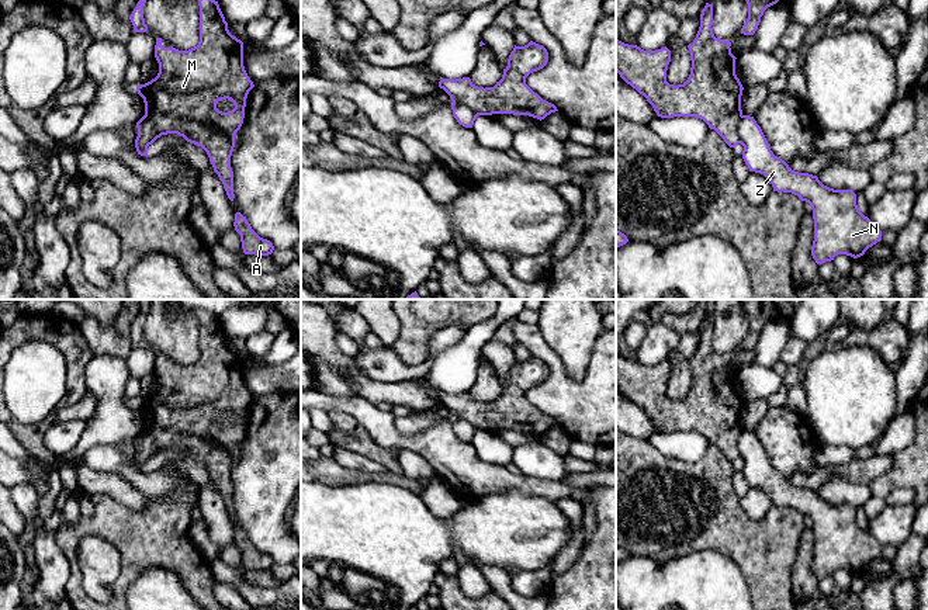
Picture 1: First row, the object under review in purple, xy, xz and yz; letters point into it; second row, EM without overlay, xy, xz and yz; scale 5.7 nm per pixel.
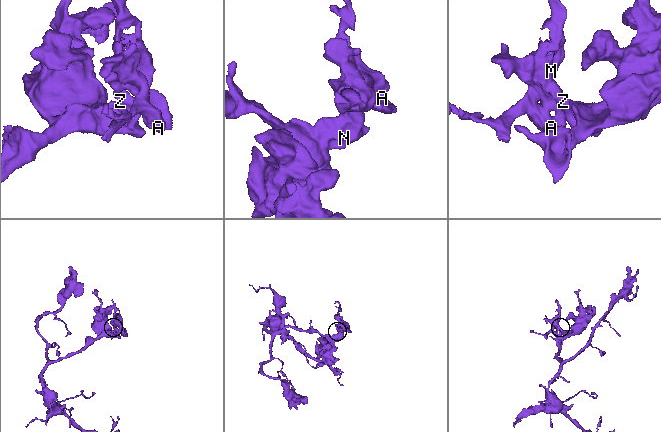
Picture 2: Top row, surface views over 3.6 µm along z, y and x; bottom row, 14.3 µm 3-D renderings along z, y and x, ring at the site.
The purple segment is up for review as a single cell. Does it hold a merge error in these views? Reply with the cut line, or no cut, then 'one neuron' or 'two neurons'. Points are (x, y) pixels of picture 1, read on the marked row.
cut xy (144, 115), (151, 121), (155, 132), (152, 142); two neurons

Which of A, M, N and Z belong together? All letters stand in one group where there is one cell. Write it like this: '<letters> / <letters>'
A M / N Z

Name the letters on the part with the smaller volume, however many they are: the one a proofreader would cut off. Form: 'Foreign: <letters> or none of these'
Foreign: A, M

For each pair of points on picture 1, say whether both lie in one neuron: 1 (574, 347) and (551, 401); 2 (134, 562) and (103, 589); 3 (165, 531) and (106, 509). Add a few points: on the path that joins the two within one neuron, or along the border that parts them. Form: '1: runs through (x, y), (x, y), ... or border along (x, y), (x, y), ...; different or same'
1: border along (546, 340), (572, 377), (581, 378), (585, 374); different
2: border along (110, 544), (120, 557), (118, 578); different
3: runs through (151, 531), (130, 531), (120, 523); same

